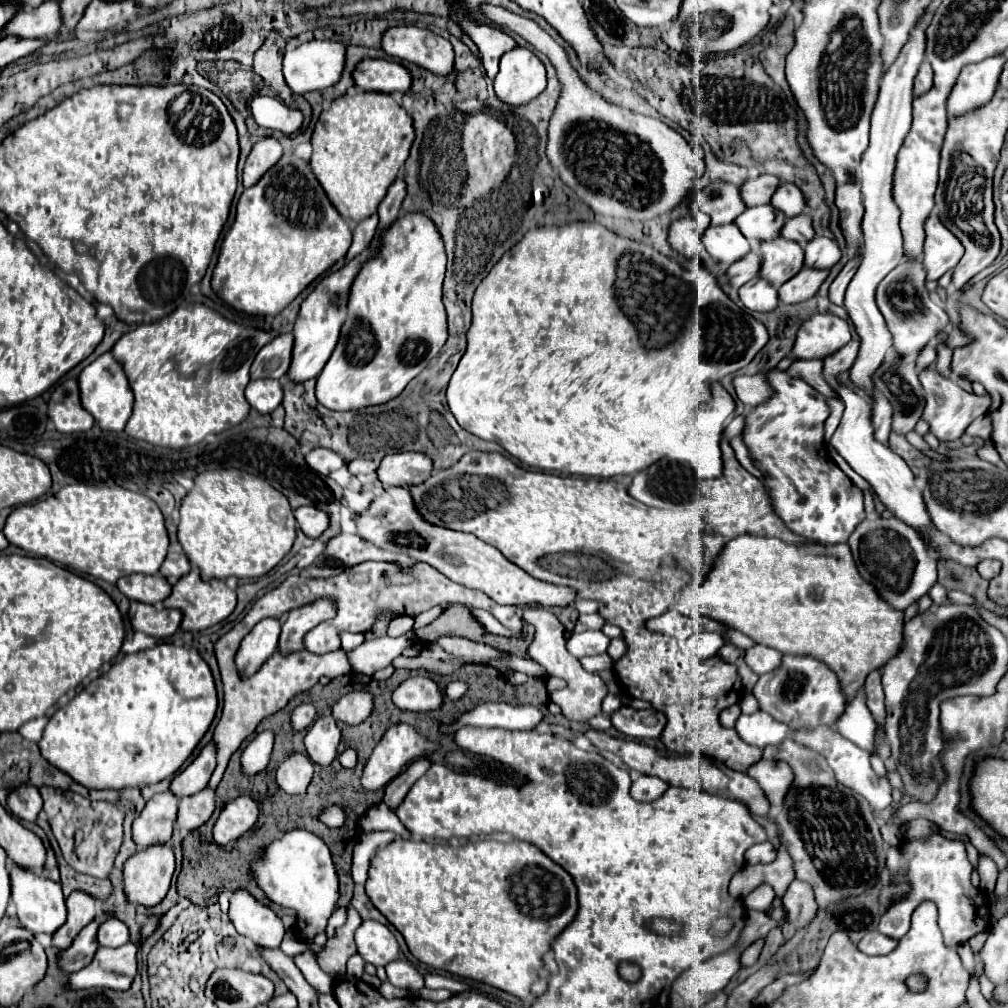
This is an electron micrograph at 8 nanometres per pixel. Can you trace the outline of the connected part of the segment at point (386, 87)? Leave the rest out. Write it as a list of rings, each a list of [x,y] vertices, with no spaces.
[[[362,60],[354,70],[354,82],[368,92],[406,92],[412,86],[412,74],[392,60]]]

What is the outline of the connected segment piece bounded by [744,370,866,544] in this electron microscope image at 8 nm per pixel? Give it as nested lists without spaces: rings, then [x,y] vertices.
[[[772,370],[768,374],[776,394],[766,400],[764,404],[752,408],[746,414],[746,428],[744,428],[744,442],[750,448],[750,454],[758,468],[768,472],[768,478],[764,484],[770,490],[770,498],[774,502],[776,514],[784,520],[784,524],[814,542],[820,544],[838,544],[846,542],[848,536],[854,532],[854,526],[864,520],[864,494],[860,488],[852,484],[852,480],[836,466],[836,462],[830,458],[828,450],[820,450],[824,442],[824,420],[828,418],[828,406],[826,398],[818,394],[812,386],[808,386],[802,380],[788,378],[786,372]]]

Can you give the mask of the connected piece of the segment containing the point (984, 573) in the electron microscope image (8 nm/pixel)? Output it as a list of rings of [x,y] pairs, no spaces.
[[[984,560],[984,562],[980,562],[976,568],[978,568],[978,572],[980,572],[982,578],[992,580],[994,576],[1000,574],[1000,568],[1002,568],[1002,566],[1000,566],[998,560]]]

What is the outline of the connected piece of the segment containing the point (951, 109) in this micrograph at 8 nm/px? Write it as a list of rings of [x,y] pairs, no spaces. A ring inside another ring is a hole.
[[[986,58],[966,66],[948,96],[948,116],[964,116],[988,104],[994,96],[1004,62],[1006,58]]]

